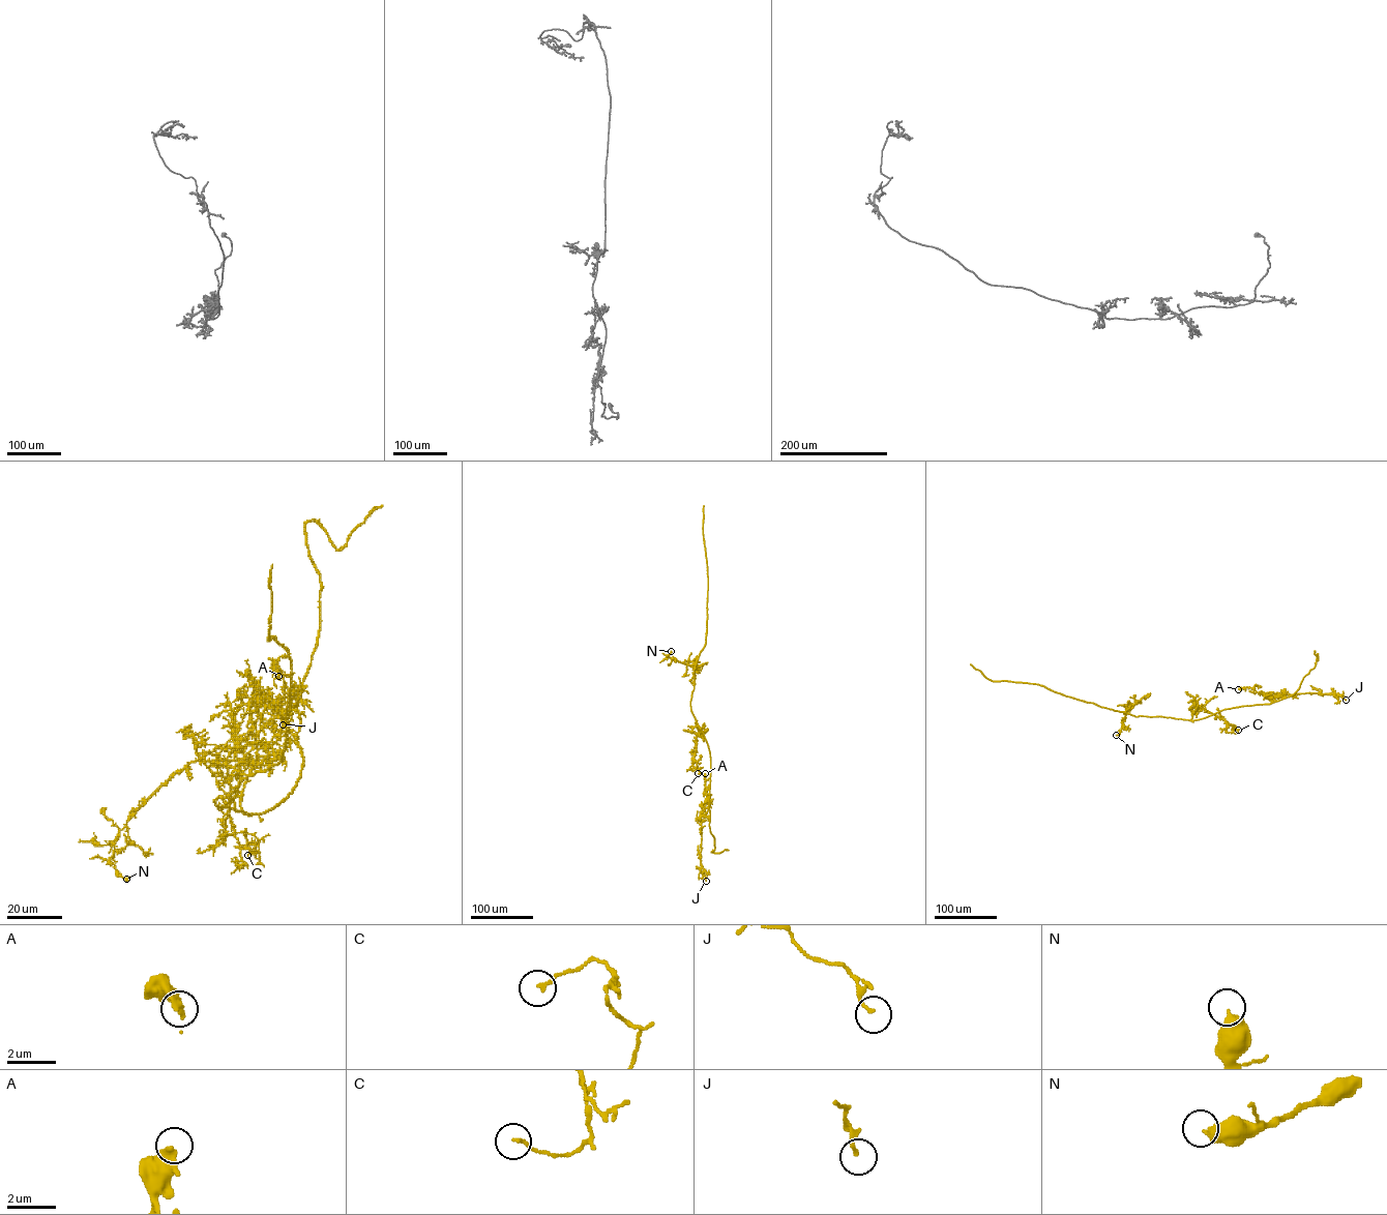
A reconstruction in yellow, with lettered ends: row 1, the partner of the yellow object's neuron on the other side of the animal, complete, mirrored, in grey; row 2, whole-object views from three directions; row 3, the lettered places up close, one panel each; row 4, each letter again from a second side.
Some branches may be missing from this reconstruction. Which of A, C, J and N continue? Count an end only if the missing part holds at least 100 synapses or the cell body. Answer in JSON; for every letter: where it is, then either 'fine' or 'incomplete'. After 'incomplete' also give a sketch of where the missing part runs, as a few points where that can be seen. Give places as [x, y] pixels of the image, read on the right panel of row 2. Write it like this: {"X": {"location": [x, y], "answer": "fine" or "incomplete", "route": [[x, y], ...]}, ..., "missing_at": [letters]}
{"A": {"location": [1238, 689], "answer": "fine"}, "C": {"location": [1238, 730], "answer": "fine"}, "J": {"location": [1346, 700], "answer": "fine"}, "N": {"location": [1116, 735], "answer": "fine"}, "missing_at": []}

